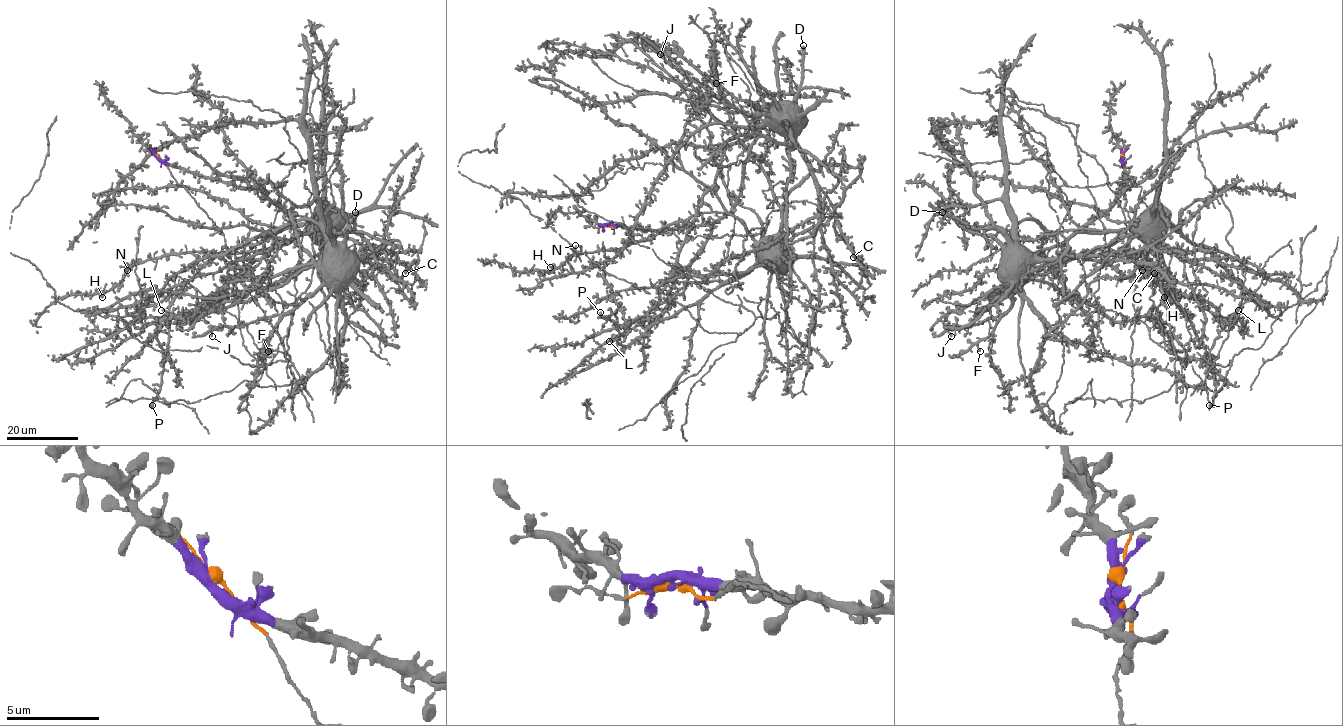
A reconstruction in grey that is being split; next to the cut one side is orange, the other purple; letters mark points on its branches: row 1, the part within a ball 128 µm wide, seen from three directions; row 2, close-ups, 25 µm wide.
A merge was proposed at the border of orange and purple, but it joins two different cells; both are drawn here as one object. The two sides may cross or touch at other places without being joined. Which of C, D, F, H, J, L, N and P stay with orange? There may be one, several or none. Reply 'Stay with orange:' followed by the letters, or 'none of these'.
Stay with orange: H, L, N, P

